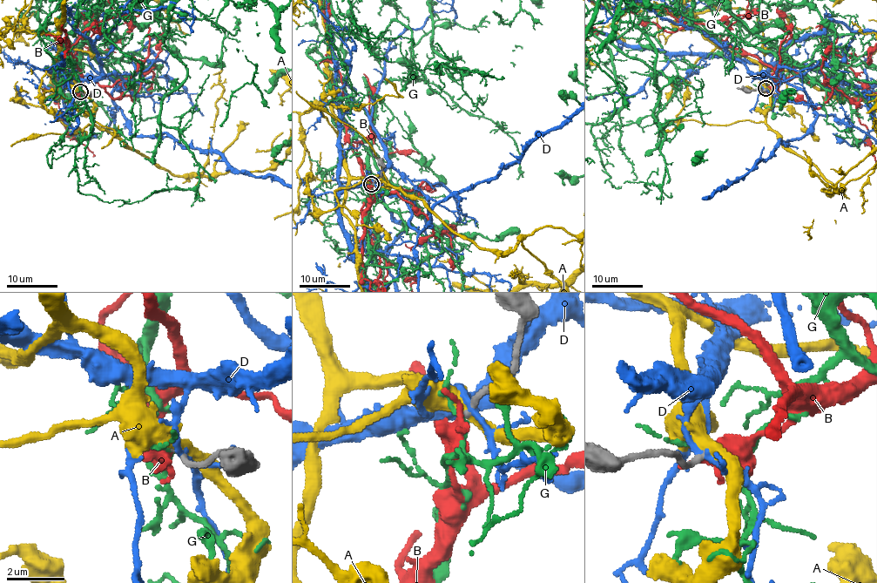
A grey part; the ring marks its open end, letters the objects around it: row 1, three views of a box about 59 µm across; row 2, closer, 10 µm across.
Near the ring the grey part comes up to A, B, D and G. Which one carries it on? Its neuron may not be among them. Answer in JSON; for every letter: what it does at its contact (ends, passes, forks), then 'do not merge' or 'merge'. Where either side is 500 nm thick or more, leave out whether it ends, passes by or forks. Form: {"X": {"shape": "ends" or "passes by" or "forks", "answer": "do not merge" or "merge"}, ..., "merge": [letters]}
{"A": {"shape": "passes by", "answer": "do not merge"}, "B": {"shape": "forks", "answer": "merge"}, "D": {"shape": "forks", "answer": "do not merge"}, "G": {"shape": "passes by", "answer": "do not merge"}, "merge": ["B"]}

